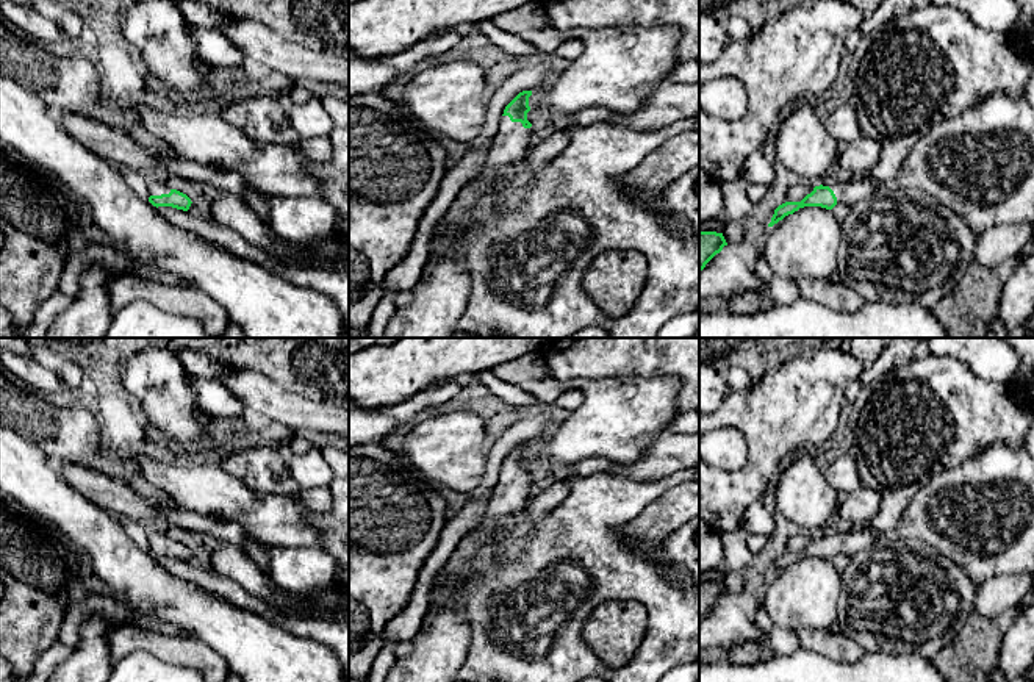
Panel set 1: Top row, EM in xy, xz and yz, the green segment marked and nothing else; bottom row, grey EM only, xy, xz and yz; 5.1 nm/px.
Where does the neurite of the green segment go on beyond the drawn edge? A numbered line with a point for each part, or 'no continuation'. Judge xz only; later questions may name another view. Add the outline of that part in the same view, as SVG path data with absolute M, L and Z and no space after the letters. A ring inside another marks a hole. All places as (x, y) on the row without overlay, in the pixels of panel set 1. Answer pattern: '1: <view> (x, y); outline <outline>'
1: xz (512, 493); outline M508 466L499 471L499 480L491 493L488 507L480 522L465 535L443 566L444 576L465 576L479 554L482 537L488 524L499 524L507 516L524 512L533 494L533 483L521 472L512 472Z

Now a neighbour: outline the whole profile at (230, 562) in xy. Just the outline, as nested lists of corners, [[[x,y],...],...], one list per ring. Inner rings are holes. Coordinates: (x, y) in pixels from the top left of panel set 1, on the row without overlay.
[[[219,544],[211,555],[213,571],[239,583],[250,594],[282,608],[274,601],[272,579],[241,547]]]

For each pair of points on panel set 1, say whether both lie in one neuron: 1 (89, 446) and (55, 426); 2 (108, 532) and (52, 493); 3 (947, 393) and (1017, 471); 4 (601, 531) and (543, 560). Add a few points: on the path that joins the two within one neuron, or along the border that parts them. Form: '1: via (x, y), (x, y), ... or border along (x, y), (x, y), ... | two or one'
1: via (82, 441), (75, 435), (63, 434) | one
2: via (94, 532), (66, 507) | one
3: border along (1017, 446), (992, 441), (962, 463) | two
4: via (587, 538), (574, 551), (557, 556) | one

